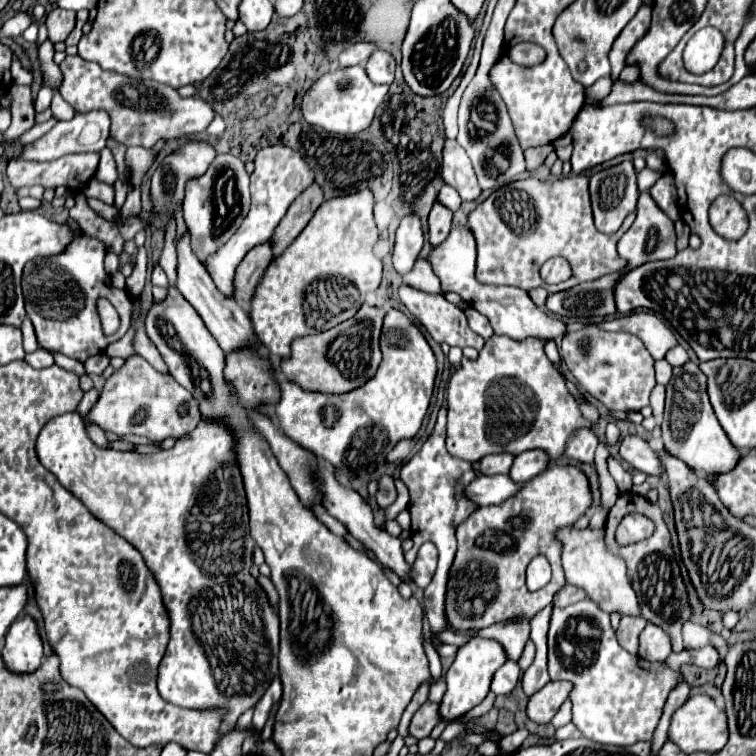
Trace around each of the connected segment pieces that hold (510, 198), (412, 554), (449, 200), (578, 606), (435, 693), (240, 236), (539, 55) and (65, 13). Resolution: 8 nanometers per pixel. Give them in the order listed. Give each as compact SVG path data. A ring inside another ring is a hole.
M584 174L566 176L554 182L542 182L536 178L510 182L508 186L492 192L468 214L468 228L476 238L478 250L476 278L484 284L508 284L522 290L542 286L550 290L550 294L554 294L582 282L602 278L604 274L620 272L628 266L628 262L618 256L616 244L618 238L632 226L632 222L634 214L624 220L622 228L616 234L600 234L592 222L588 178ZM518 194L526 194L526 198ZM518 204L522 204L522 210L518 210ZM510 206L514 206L514 212L510 212ZM554 256L562 256L570 262L572 278L562 284L548 286L538 272L540 266Z
M442 406L440 412L438 412L438 422L434 426L432 436L412 456L412 460L406 462L400 470L400 480L410 490L408 510L412 514L410 534L412 534L412 540L414 540L414 548L410 552L406 552L406 560L412 564L416 560L418 548L424 542L432 542L440 552L436 574L424 590L424 610L426 610L426 618L430 620L430 628L432 628L430 642L432 642L434 648L442 646L442 640L438 638L438 634L444 632L444 630L450 630L448 618L444 618L444 598L446 598L446 584L448 584L448 574L450 574L450 568L452 568L452 558L456 554L456 526L460 526L460 522L464 522L464 518L468 518L474 510L478 510L478 504L472 502L464 494L466 486L476 478L476 472L474 472L472 464L466 462L466 460L460 460L460 458L452 458L446 452L446 446L444 446L446 412L448 412L446 406Z
M448 184L440 190L440 194L438 194L438 200L444 204L444 206L448 206L452 212L456 212L458 208L460 208L460 194L456 194L456 190L452 190Z
M580 600L566 608L552 608L548 630L548 674L550 680L570 680L578 688L578 704L582 704L582 708L578 708L576 728L580 730L580 734L588 740L614 746L630 746L640 740L652 740L670 690L678 682L682 682L682 674L670 670L664 662L652 664L640 656L628 654L616 642L616 634L610 626L610 616L588 600Z
M440 678L436 680L432 686L430 686L430 692L428 692L428 702L440 702L440 698L444 696L444 690L446 690L446 682Z
M266 146L262 150L258 150L256 158L254 158L254 172L250 174L250 192L252 192L252 208L246 216L246 220L242 222L240 230L224 244L220 246L220 250L216 250L212 254L212 258L208 258L208 262L204 262L214 286L224 294L234 298L234 274L238 264L242 262L242 258L246 256L246 252L262 242L266 242L268 238L272 238L274 228L278 226L278 222L282 220L282 216L286 214L288 206L294 202L294 198L298 198L310 184L314 182L314 174L312 168L304 162L304 158L288 148L288 146Z
M520 42L516 46L510 46L506 50L508 58L518 64L518 66L532 67L534 64L540 64L546 58L546 52L542 46L532 44L532 42Z
M54 6L46 18L46 26L48 26L48 38L56 44L56 42L64 42L68 38L68 34L72 32L76 22L76 12L72 10L62 10L58 6Z

